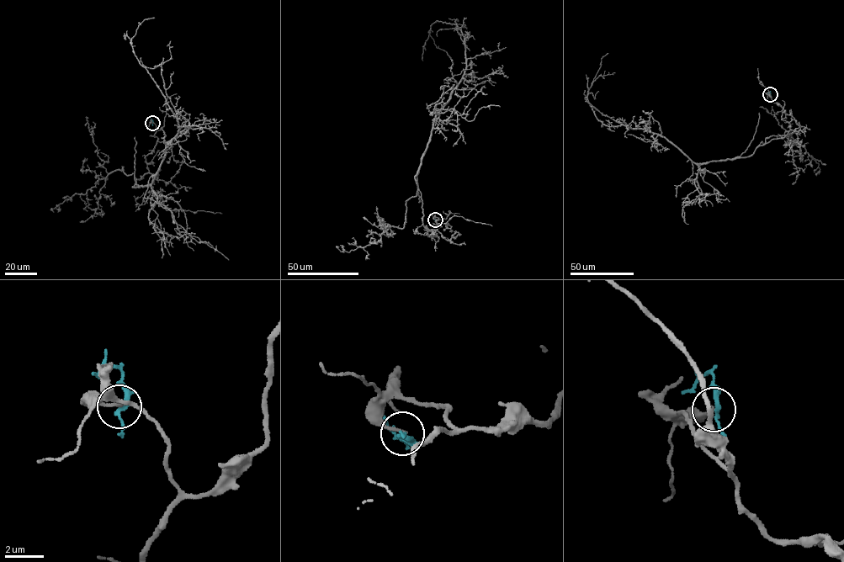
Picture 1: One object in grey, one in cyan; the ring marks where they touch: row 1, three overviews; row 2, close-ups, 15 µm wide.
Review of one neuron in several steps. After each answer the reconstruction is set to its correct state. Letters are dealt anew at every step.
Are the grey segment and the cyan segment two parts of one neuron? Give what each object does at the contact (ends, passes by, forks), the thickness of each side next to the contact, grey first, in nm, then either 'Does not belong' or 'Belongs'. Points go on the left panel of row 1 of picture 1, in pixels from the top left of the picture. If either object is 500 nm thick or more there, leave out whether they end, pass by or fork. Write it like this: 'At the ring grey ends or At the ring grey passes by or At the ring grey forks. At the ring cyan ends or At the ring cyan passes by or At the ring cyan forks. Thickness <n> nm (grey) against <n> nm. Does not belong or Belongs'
At the ring grey ends. At the ring cyan passes by. Thickness 170 nm (grey) against 200 nm. Does not belong

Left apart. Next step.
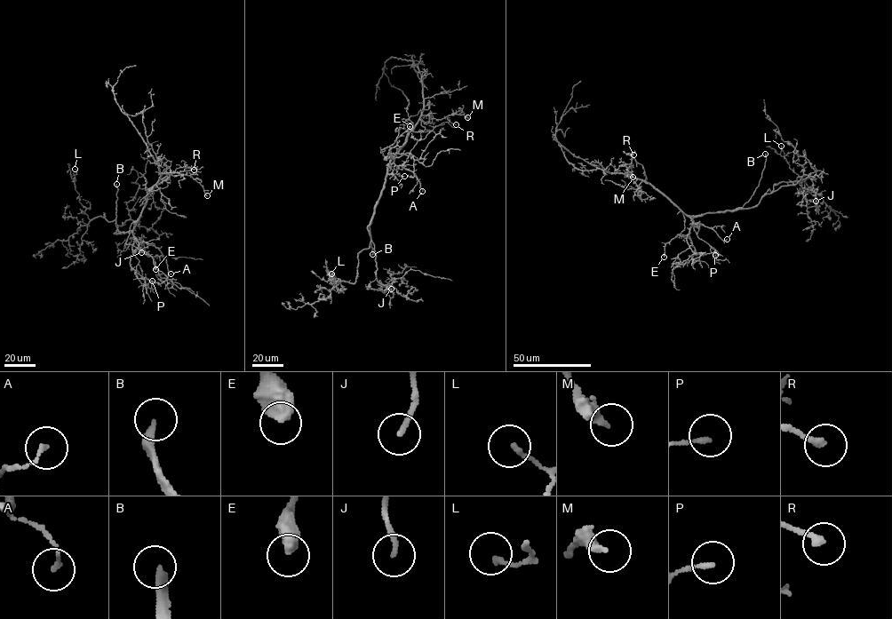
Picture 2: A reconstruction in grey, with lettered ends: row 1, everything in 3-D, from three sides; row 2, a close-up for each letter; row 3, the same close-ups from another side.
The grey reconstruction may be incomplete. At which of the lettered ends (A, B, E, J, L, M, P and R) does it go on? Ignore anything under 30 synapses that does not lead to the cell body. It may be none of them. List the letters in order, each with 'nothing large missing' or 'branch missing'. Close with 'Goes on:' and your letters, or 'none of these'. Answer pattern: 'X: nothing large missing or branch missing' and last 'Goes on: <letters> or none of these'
A: nothing large missing
B: branch missing
E: nothing large missing
J: branch missing
L: nothing large missing
M: nothing large missing
P: nothing large missing
R: nothing large missing
Goes on: B, J

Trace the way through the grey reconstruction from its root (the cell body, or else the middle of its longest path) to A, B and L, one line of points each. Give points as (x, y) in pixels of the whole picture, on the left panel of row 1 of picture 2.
A: (133, 227), (132, 234), (138, 242), (154, 245), (161, 252), (166, 259), (168, 273), (171, 273)
B: (133, 227), (132, 233), (125, 233), (119, 232), (115, 226), (116, 184)
L: (133, 227), (132, 233), (116, 234), (116, 220), (108, 222), (104, 213), (90, 219), (71, 178), (75, 169)

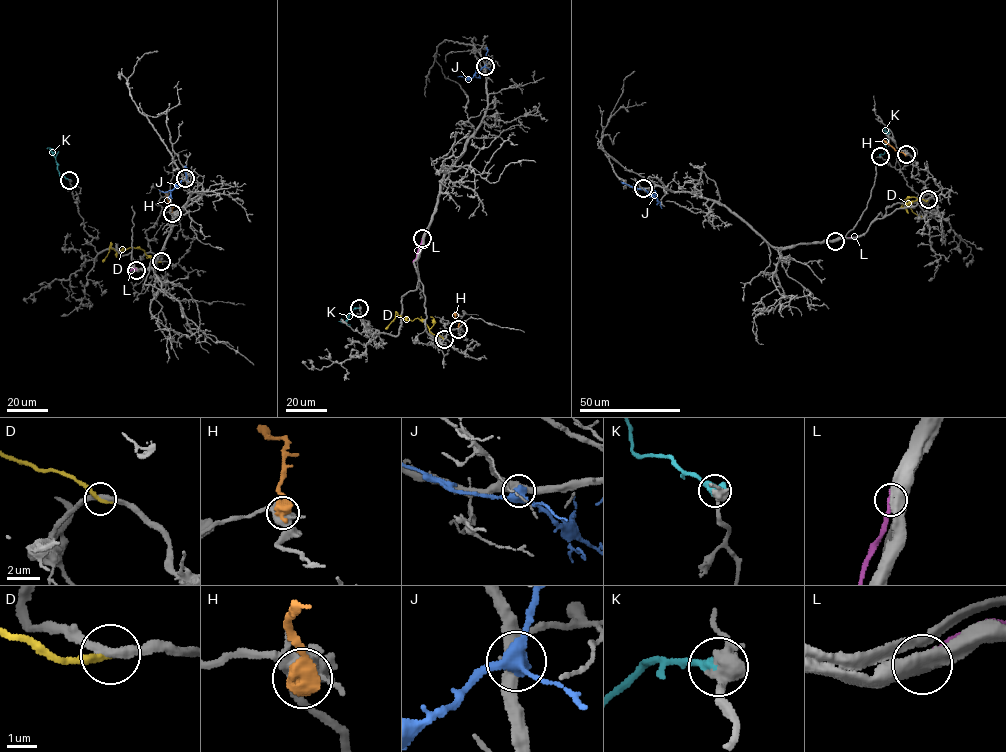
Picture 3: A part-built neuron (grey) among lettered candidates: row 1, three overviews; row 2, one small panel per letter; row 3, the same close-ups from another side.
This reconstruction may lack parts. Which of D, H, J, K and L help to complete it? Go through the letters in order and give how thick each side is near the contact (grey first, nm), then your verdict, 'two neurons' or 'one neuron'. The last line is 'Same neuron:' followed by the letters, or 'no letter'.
D: calibres 300 and 260 nm; two neurons
H: calibres 480 and 650 nm; two neurons
J: calibres 480 and 360 nm; two neurons
K: calibres 500 and 480 nm; one neuron
L: calibres 440 and 320 nm; two neurons
Same neuron: K

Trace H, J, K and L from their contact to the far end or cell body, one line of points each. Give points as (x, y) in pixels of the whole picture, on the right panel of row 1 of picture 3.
H: (906, 154), (883, 140)
J: (643, 188), (657, 199), (657, 204)
K: (880, 156), (888, 140), (885, 130)
L: (835, 241), (859, 236)

